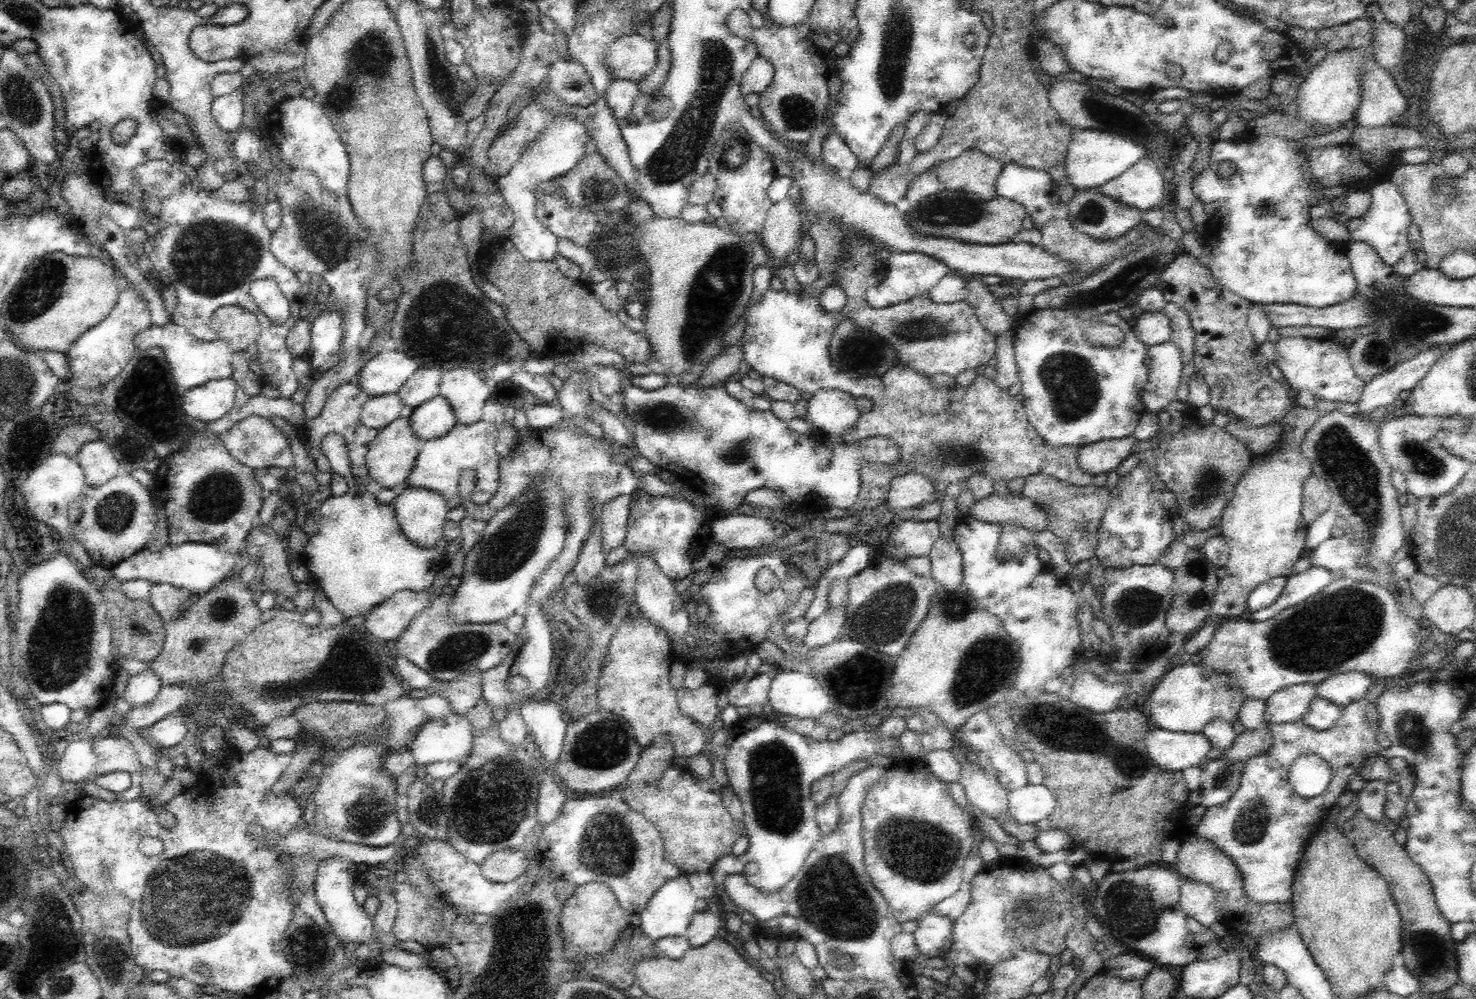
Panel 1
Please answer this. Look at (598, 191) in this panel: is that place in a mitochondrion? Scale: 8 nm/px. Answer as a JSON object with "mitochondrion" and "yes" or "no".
{"mitochondrion":"yes"}

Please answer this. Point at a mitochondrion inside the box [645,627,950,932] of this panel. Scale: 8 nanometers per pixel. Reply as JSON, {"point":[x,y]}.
{"point":[776,792]}

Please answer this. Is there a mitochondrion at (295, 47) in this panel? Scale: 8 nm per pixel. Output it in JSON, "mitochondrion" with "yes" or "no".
{"mitochondrion":"no"}

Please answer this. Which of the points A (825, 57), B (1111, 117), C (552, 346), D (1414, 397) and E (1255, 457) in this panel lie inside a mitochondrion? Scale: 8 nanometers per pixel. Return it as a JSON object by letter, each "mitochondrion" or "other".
{"A":"other","B":"other","C":"other","D":"other","E":"other"}

